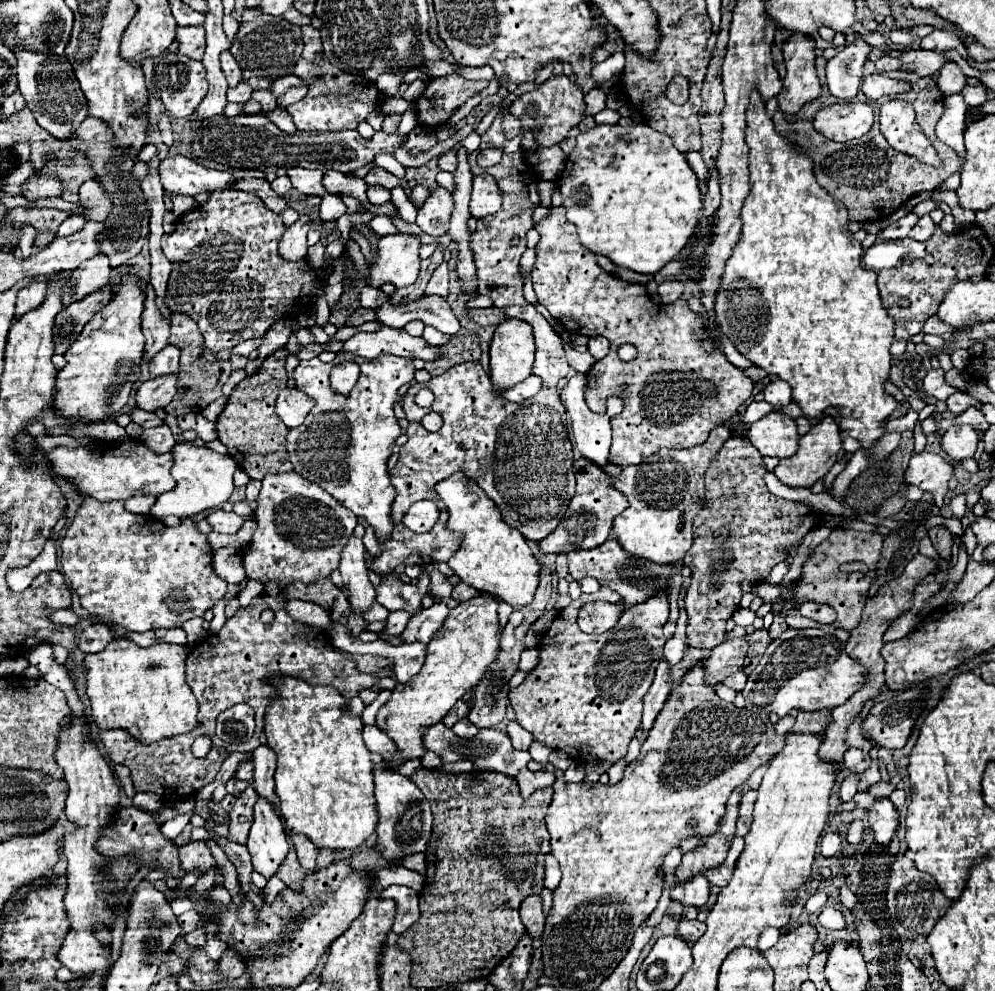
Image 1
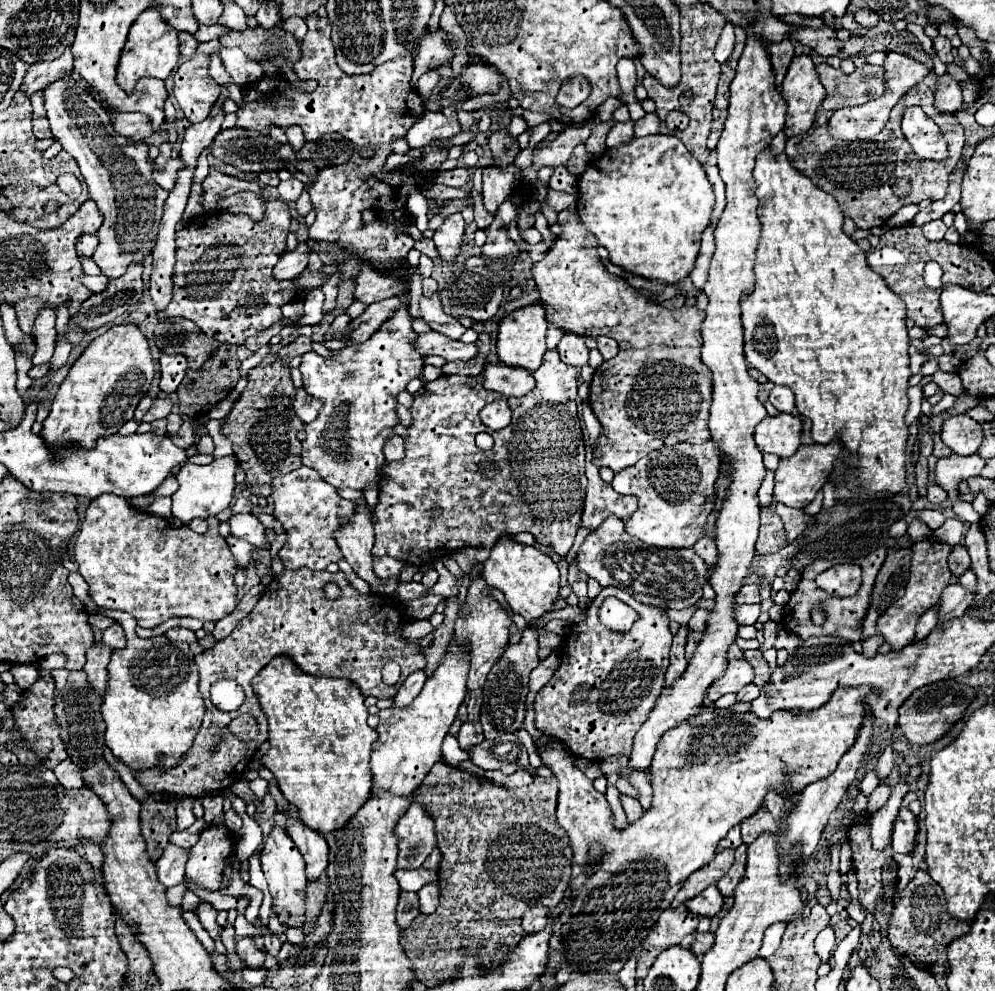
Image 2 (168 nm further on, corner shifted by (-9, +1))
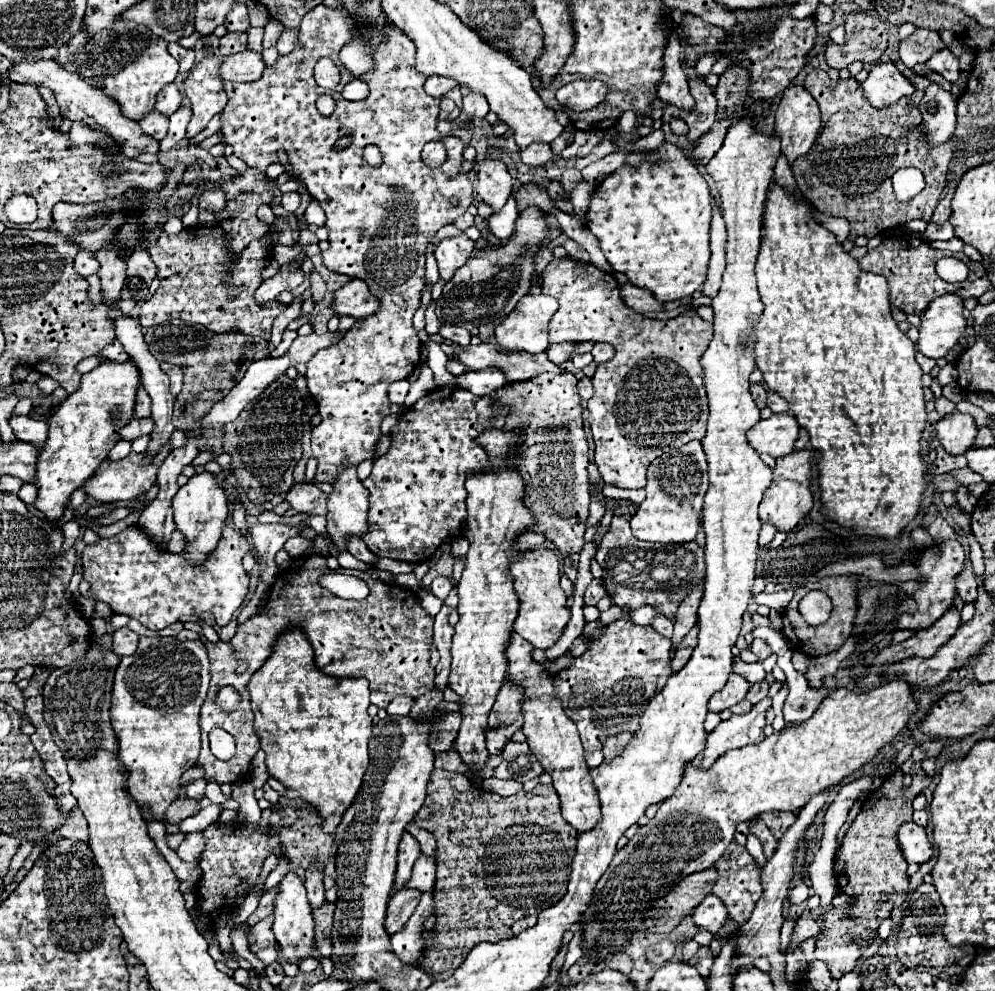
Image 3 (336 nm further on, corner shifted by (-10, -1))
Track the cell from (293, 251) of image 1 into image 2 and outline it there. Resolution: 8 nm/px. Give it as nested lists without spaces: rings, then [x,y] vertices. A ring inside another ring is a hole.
[[[299,244],[297,250],[285,252],[279,258],[279,262],[273,268],[273,276],[275,280],[293,280],[307,268],[307,262],[309,262],[309,246]]]

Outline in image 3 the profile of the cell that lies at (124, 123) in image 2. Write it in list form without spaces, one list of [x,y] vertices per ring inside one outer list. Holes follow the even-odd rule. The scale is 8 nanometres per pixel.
[[[150,112],[150,114],[144,114],[140,120],[138,120],[138,126],[144,130],[144,134],[152,136],[154,140],[162,140],[166,136],[166,130],[168,130],[168,118],[160,112]]]

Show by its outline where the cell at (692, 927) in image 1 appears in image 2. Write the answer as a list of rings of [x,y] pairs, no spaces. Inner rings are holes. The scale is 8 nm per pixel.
[[[697,932],[697,934],[695,934],[695,942],[693,942],[691,950],[695,952],[695,956],[703,956],[703,954],[711,948],[711,944],[713,944],[713,942],[715,942],[715,936],[713,936],[711,932],[705,932],[705,934]]]

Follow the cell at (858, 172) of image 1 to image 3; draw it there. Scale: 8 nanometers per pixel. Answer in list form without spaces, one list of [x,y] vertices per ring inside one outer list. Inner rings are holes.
[[[812,70],[804,88],[814,96],[822,112],[822,128],[808,154],[792,162],[792,172],[800,192],[826,216],[842,216],[850,222],[852,236],[876,236],[914,218],[928,222],[946,186],[946,172],[956,142],[950,138],[938,146],[924,144],[924,126],[918,104],[924,90],[898,104],[876,110],[864,96],[856,78],[832,80],[826,70]],[[900,168],[918,168],[926,178],[926,188],[908,202],[898,202],[892,192],[892,174]]]

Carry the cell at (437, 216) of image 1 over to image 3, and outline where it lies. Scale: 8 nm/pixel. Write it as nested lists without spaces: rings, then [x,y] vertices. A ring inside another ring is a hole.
[[[466,234],[440,240],[436,244],[436,252],[434,252],[436,260],[438,260],[440,278],[444,278],[448,282],[452,278],[452,274],[468,260],[472,250],[474,250],[474,240],[470,240]]]

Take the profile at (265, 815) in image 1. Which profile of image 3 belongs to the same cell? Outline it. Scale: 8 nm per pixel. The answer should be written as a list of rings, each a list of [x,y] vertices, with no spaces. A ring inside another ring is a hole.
[[[288,870],[284,874],[284,878],[278,884],[278,892],[276,892],[276,902],[274,902],[274,926],[272,932],[284,952],[284,956],[290,962],[298,962],[306,956],[310,956],[310,948],[314,946],[314,920],[312,920],[312,908],[310,902],[306,898],[306,886],[302,882],[302,878]]]

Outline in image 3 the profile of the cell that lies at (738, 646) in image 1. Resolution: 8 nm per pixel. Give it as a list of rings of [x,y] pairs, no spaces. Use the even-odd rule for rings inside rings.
[[[730,674],[728,684],[710,698],[708,710],[712,710],[712,712],[722,712],[724,708],[730,708],[730,706],[734,706],[736,702],[740,702],[740,700],[746,696],[748,690],[750,690],[750,682],[748,682],[744,676],[740,676],[740,674]]]

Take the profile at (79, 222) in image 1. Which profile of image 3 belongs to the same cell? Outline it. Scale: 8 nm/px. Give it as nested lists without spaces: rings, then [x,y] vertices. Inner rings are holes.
[[[80,250],[76,254],[76,262],[74,262],[74,268],[78,270],[78,274],[82,278],[88,278],[92,274],[98,272],[98,260],[94,256],[94,252],[88,252],[88,250]]]

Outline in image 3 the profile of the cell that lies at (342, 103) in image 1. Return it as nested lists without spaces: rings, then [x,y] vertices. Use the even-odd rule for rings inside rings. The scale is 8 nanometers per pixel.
[[[324,4],[310,10],[300,24],[298,46],[288,56],[280,56],[274,66],[268,66],[262,78],[254,82],[224,82],[224,90],[228,94],[228,104],[222,112],[222,132],[224,142],[234,146],[234,156],[244,160],[250,168],[266,170],[272,162],[278,162],[276,152],[280,148],[286,150],[288,160],[292,164],[290,172],[300,176],[310,192],[310,196],[324,208],[328,230],[330,248],[322,252],[322,260],[328,270],[346,274],[350,278],[362,278],[370,292],[380,300],[380,308],[376,314],[358,320],[352,330],[346,332],[344,340],[336,346],[324,348],[316,352],[308,362],[306,380],[308,392],[316,402],[316,410],[322,418],[318,426],[312,428],[312,456],[318,460],[318,470],[314,482],[328,482],[334,484],[336,476],[348,468],[358,466],[364,460],[374,460],[376,456],[376,442],[382,436],[380,424],[390,414],[390,400],[388,400],[388,386],[390,382],[408,378],[420,362],[420,338],[412,326],[412,316],[420,306],[420,290],[424,286],[424,252],[426,244],[434,238],[438,228],[450,224],[454,218],[466,212],[472,202],[474,186],[470,184],[468,176],[460,172],[462,150],[464,142],[460,138],[444,138],[436,132],[438,122],[438,98],[432,98],[424,92],[424,74],[416,74],[414,68],[414,54],[416,48],[412,40],[402,32],[392,28],[388,42],[376,50],[376,66],[362,76],[362,80],[370,86],[370,94],[362,102],[348,102],[344,98],[334,98],[336,108],[326,118],[318,112],[316,100],[322,94],[338,96],[342,88],[354,78],[344,70],[338,60],[338,50],[352,38],[356,24],[340,10],[328,8]],[[322,58],[330,58],[340,70],[340,84],[334,90],[318,88],[312,76],[314,64]],[[348,136],[350,146],[342,150],[334,150],[338,138]],[[442,140],[446,144],[448,158],[444,166],[432,170],[428,168],[420,152],[422,148],[432,142]],[[366,144],[376,144],[382,150],[382,166],[372,168],[362,158],[362,148]]]

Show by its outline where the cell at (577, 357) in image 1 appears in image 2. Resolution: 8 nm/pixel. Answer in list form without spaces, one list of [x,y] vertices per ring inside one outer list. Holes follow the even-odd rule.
[[[565,334],[561,338],[561,342],[557,344],[557,352],[561,356],[561,360],[569,366],[577,366],[583,368],[587,364],[587,356],[589,350],[585,346],[585,338],[577,336],[577,334]]]

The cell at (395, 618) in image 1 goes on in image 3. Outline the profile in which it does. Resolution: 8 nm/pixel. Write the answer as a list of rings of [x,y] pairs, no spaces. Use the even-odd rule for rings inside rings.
[[[436,578],[430,588],[432,588],[432,594],[434,594],[436,598],[446,600],[448,594],[450,594],[450,590],[452,590],[452,582],[450,582],[450,578]]]

